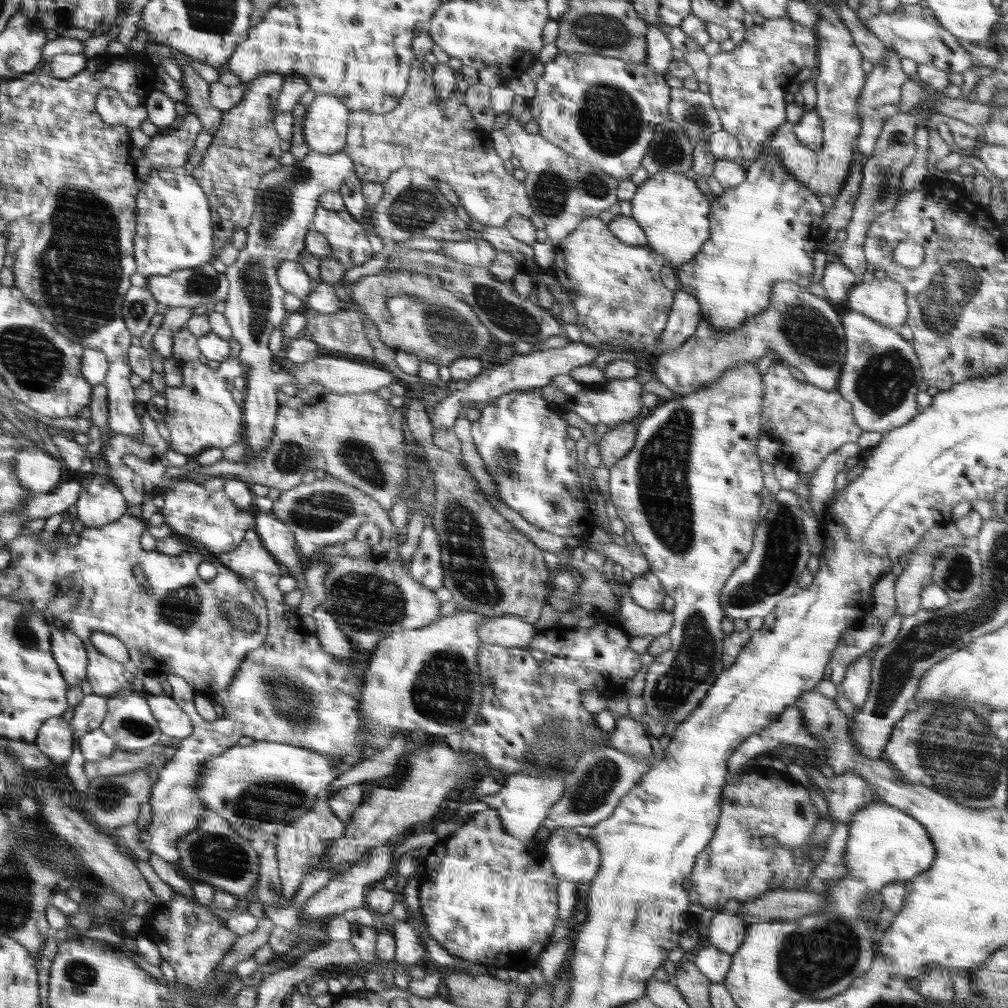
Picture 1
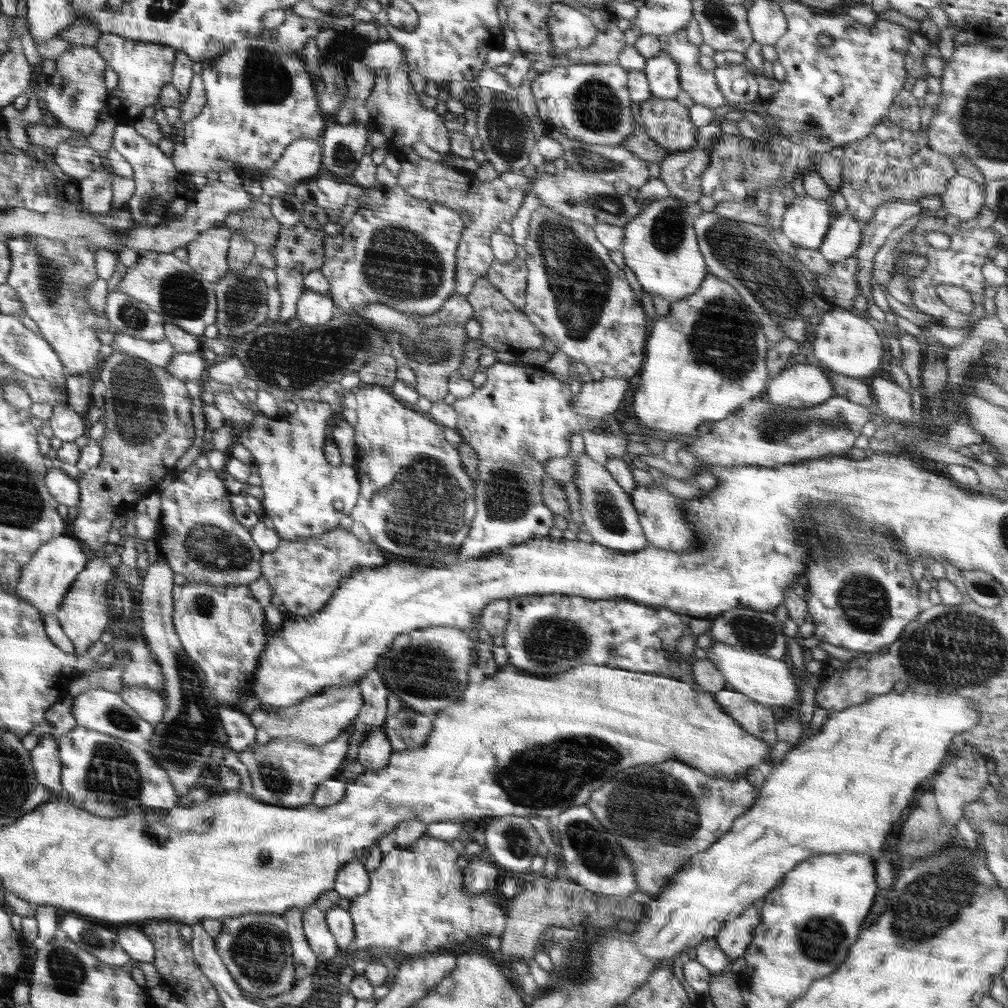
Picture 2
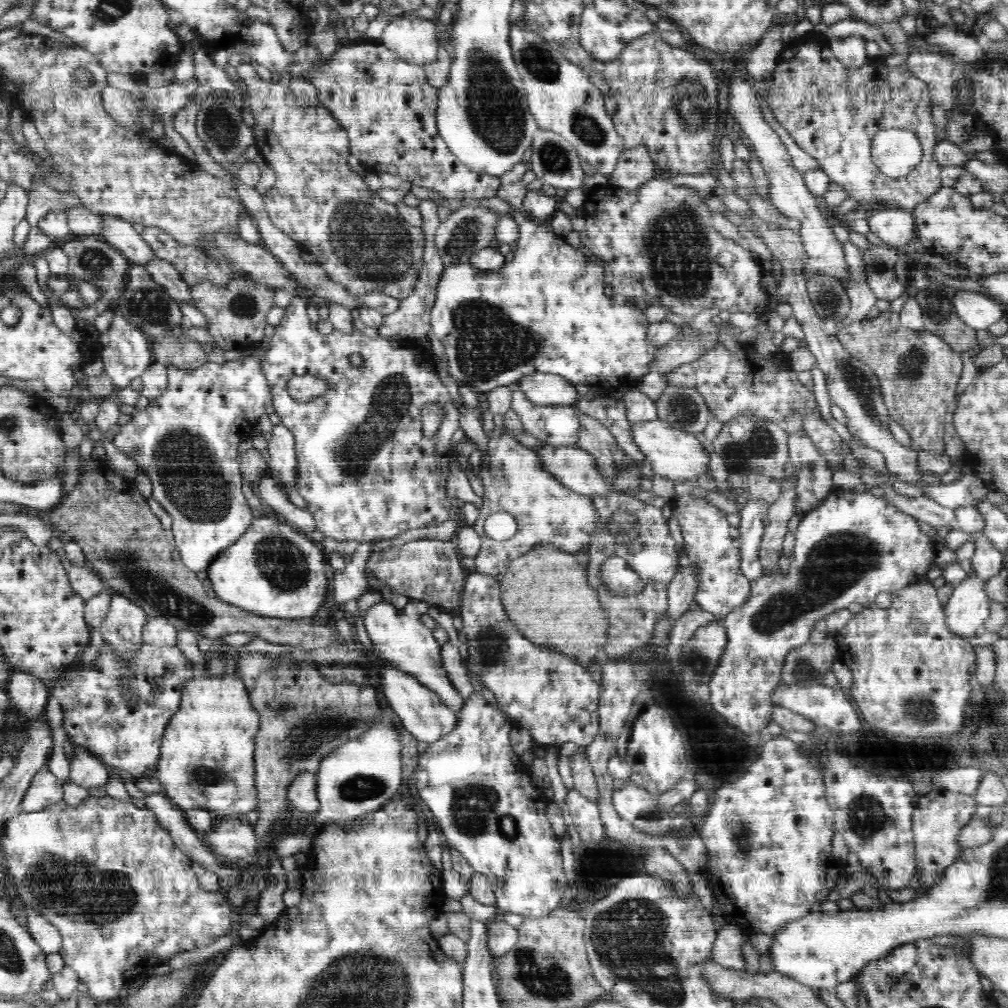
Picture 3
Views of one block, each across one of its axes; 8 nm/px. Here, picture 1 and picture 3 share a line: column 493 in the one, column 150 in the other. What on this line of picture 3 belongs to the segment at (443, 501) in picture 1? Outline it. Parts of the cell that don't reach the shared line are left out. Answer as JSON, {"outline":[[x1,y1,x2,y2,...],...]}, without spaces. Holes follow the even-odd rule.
{"outline":[[93,459,86,461,84,469,79,473,77,485,58,503,50,509,46,516,50,524,55,528,56,534,60,534,65,540,71,539,80,546,85,560,88,560,90,569,98,575,108,589,113,593,121,594,128,600,138,603,149,617,164,617,174,622,175,628,190,630,196,634,205,636,207,640,223,637,233,632,247,632,255,634,257,638,267,640,274,644,288,644,299,649,312,651,316,648,336,648,340,646,340,635,324,622,308,623,306,619,282,619,258,616,241,608,226,604,218,598,210,598,202,587,202,581,198,579,181,561,172,529,165,530,156,514,150,510,148,501,133,482,122,477,108,468,108,461,95,462]]}

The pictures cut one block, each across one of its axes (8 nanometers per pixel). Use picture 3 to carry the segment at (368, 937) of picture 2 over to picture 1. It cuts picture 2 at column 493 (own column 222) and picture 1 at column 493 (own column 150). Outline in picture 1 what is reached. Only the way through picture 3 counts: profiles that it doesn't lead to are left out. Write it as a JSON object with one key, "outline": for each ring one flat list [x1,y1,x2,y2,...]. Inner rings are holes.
{"outline":[[487,809,483,812,474,813,474,815,470,816,470,819,446,839,439,840,431,848,429,854,424,857,423,866,424,870,418,875,418,894,419,906,421,912,423,912,423,920,425,920,425,928,430,933,430,937,436,940,440,947,443,947,450,955,485,966,493,972,498,968,508,969,510,967,526,970,533,961,538,959,540,952,552,943,552,931,558,918,557,888,559,882,555,877,554,870,552,870,547,852,544,846,536,845,534,837,531,840,518,840,506,832,495,810]]}

